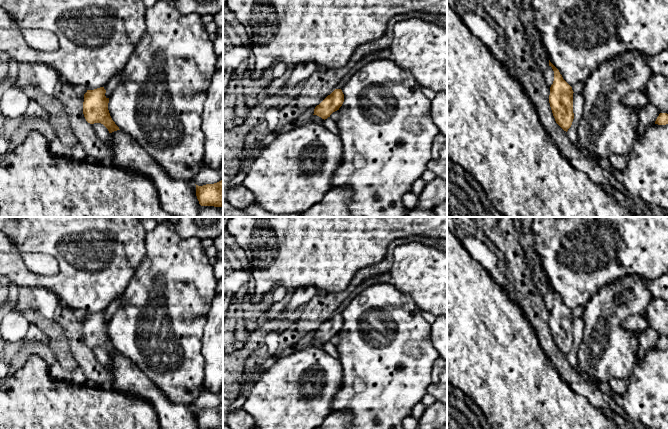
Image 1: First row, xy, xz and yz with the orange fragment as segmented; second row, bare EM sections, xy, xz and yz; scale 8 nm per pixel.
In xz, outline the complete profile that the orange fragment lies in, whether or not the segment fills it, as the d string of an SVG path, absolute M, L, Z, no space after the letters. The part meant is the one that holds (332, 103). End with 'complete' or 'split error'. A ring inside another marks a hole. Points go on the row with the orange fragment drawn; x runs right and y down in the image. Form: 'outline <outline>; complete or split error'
outline M335 89L314 109L314 114L322 119L327 119L330 115L339 110L344 102L344 94L341 89Z; complete

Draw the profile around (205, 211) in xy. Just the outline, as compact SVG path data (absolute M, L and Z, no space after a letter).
M201 206L198 217L223 217L223 206Z

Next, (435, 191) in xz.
M436 177L427 183L422 193L419 195L418 210L432 210L435 205L447 200L447 184L444 180Z

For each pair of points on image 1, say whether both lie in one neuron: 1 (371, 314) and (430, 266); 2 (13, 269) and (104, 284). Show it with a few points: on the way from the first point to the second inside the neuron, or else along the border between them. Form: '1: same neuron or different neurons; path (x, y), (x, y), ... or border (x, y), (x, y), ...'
1: different neurons; border (390, 282), (400, 291), (408, 294), (417, 305)
2: same neuron; path (36, 280), (51, 283), (81, 283)

